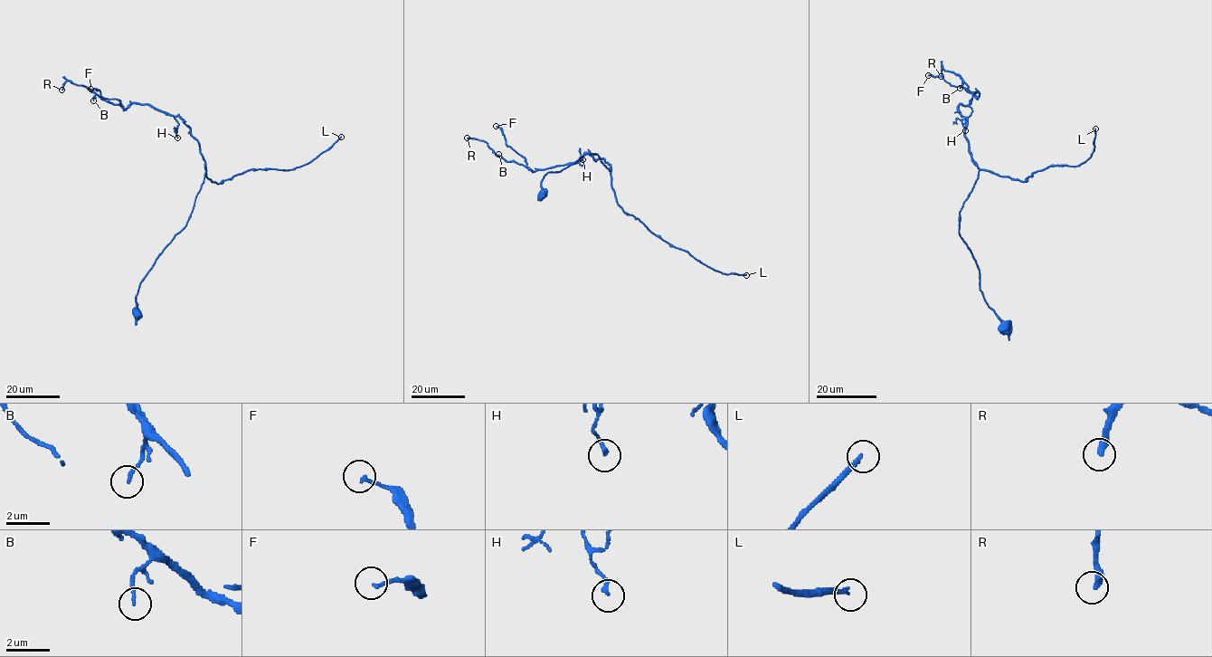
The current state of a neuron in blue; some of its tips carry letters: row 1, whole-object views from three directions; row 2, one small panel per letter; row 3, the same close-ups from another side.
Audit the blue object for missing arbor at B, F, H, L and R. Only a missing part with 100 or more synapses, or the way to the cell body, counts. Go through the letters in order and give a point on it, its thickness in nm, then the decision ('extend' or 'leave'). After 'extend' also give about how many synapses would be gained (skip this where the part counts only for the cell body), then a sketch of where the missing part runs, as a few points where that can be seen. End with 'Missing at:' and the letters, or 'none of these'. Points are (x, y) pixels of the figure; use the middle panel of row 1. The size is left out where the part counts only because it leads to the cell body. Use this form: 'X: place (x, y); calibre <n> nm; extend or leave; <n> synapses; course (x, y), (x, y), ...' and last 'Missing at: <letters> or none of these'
B: place (498, 154); calibre 120 nm; leave
F: place (496, 126); calibre 130 nm; leave
H: place (582, 159); calibre 170 nm; leave
L: place (746, 275); calibre 180 nm; extend; 200 synapses
R: place (467, 138); calibre 340 nm; leave
Missing at: L

